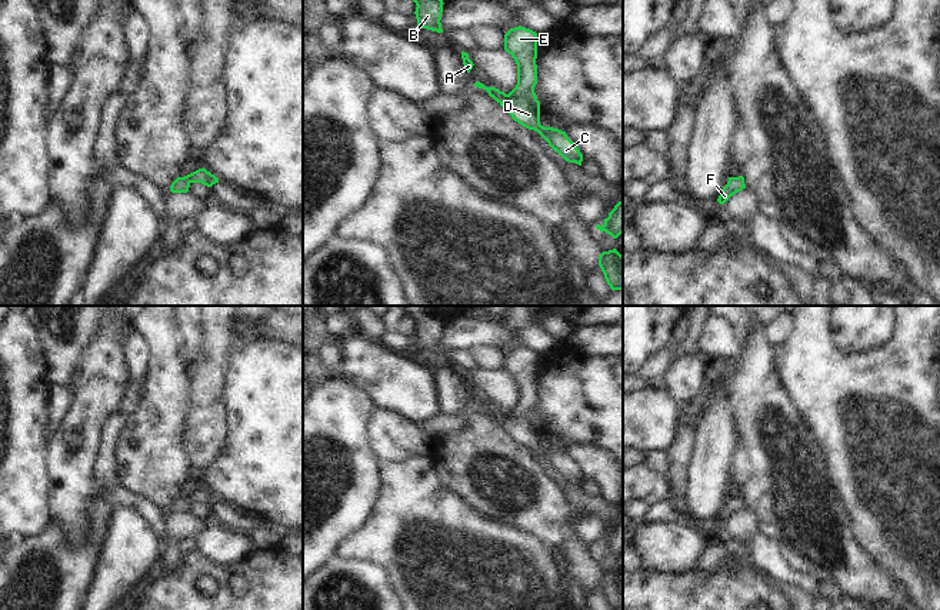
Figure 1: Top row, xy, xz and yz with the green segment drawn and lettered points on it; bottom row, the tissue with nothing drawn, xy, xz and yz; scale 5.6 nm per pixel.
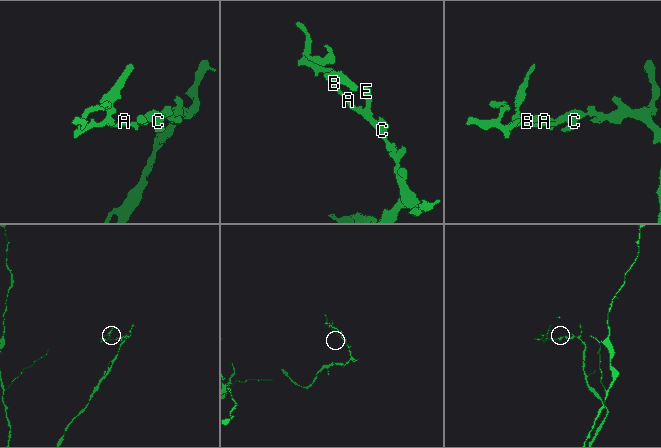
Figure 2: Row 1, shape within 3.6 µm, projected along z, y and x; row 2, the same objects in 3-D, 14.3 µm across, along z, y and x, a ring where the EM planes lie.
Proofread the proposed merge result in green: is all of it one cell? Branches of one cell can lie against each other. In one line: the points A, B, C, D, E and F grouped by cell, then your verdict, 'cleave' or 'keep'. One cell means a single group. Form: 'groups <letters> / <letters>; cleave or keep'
groups A B C D E F; keep

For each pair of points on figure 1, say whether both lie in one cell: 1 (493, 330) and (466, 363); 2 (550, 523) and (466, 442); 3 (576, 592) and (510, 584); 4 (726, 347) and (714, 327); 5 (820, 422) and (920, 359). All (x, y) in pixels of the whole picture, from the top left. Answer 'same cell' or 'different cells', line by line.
1: different cells
2: same cell
3: different cells
4: same cell
5: same cell

